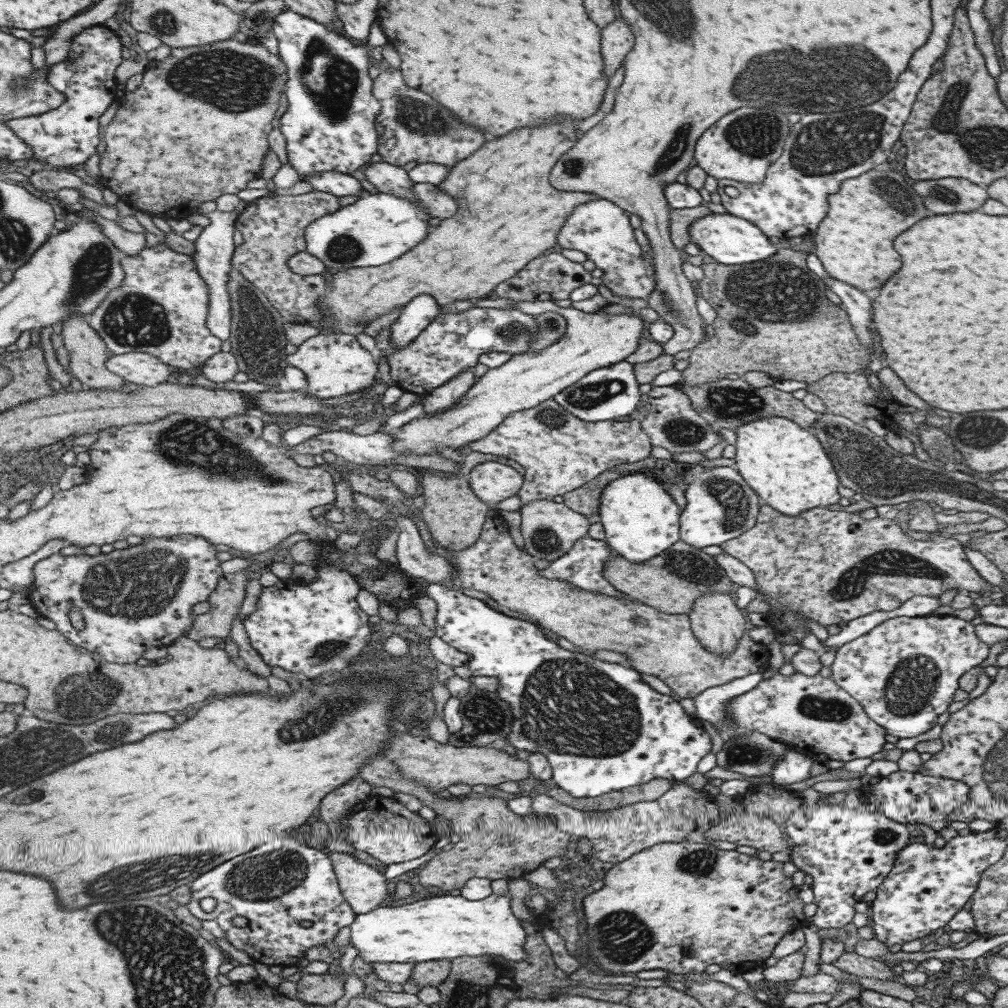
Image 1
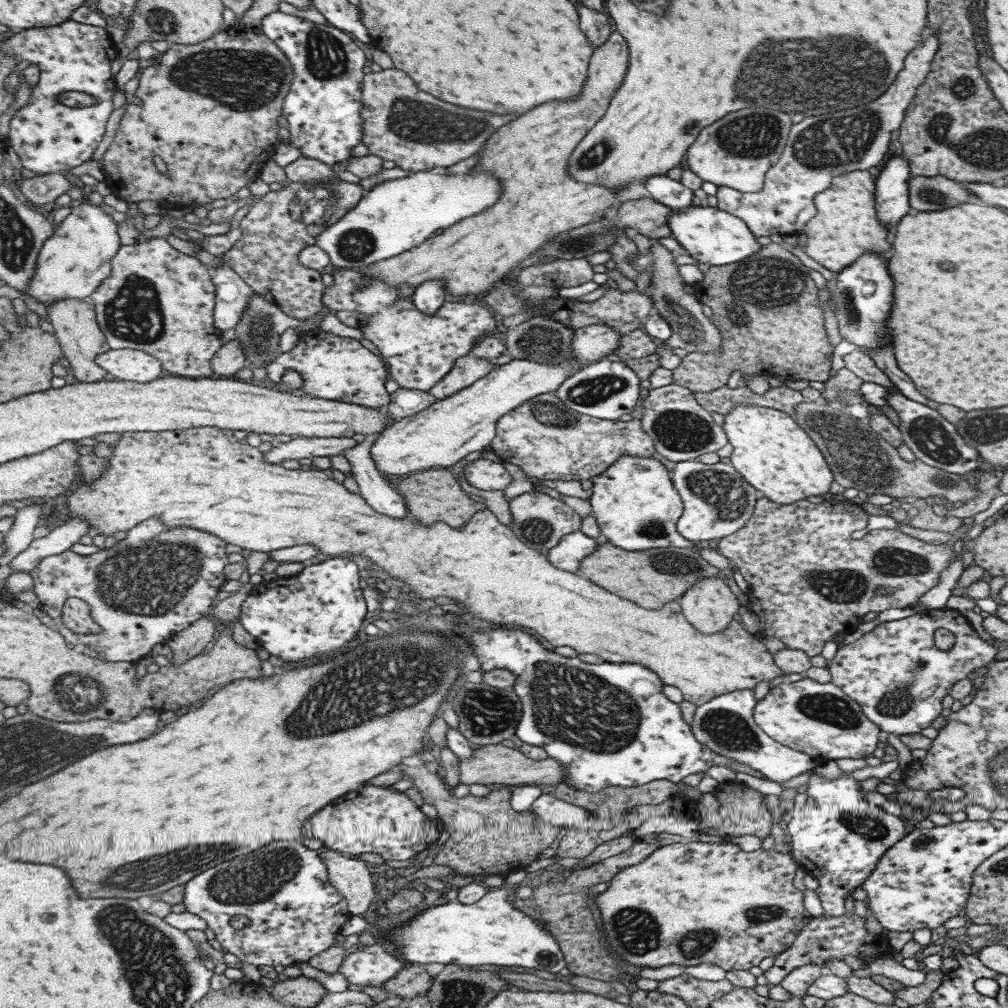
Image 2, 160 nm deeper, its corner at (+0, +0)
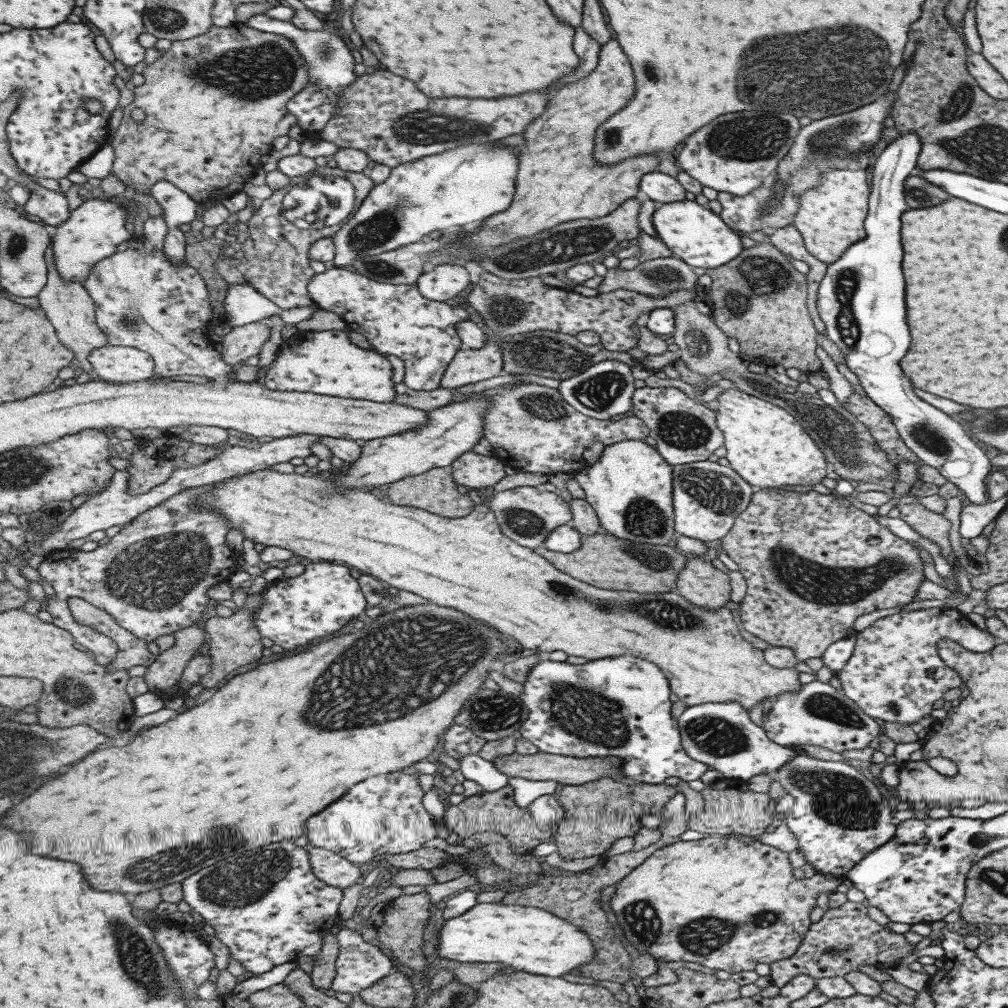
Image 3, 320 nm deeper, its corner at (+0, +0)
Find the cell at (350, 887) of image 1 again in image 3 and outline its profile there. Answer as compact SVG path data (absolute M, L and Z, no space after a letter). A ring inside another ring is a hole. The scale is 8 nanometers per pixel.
M310 842L305 847L310 853L311 865L314 866L315 874L327 884L343 889L354 885L355 880L359 878L359 868L341 859L336 852L314 847Z

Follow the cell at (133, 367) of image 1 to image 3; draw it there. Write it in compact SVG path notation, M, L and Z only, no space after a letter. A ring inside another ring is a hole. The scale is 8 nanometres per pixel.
M107 344L90 354L94 377L109 383L135 383L156 377L154 357L142 349Z

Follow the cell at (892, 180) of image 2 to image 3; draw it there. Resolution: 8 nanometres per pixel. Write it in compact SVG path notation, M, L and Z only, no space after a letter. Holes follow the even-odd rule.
M907 133L894 138L877 156L871 170L869 212L864 218L865 240L859 240L839 256L826 272L816 290L815 305L824 324L824 334L839 349L844 364L857 377L866 397L890 416L898 438L923 465L936 468L946 482L954 484L961 497L971 504L988 502L986 476L991 470L989 456L952 416L919 400L909 380L899 368L899 360L909 346L903 304L899 216L907 210L903 183L913 174L920 151L919 137Z

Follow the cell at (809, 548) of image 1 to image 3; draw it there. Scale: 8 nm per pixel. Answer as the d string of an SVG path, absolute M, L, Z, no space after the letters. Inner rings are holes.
M757 489L753 491L749 499L749 504L740 512L733 522L733 526L726 532L723 538L720 538L718 547L723 547L727 556L735 561L738 571L742 574L746 582L746 591L743 599L738 602L739 618L743 630L753 636L764 640L773 647L785 647L794 652L795 658L799 661L808 658L820 658L824 650L833 642L841 640L851 635L851 628L854 620L862 614L882 610L884 613L890 608L901 607L909 604L917 587L925 579L922 573L922 562L919 559L919 553L913 545L909 545L906 540L895 536L890 530L875 522L872 516L865 514L863 510L853 507L846 499L829 494L819 494L816 491L808 492L786 491L783 489ZM870 536L879 539L875 545L867 545L865 540Z

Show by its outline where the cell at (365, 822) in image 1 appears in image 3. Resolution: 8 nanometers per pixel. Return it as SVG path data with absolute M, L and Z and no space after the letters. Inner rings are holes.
M395 771L363 780L343 800L337 800L307 822L309 842L336 852L352 864L367 863L381 854L407 854L421 848L421 844L436 836L437 830L434 817L421 804L424 793L416 777Z

